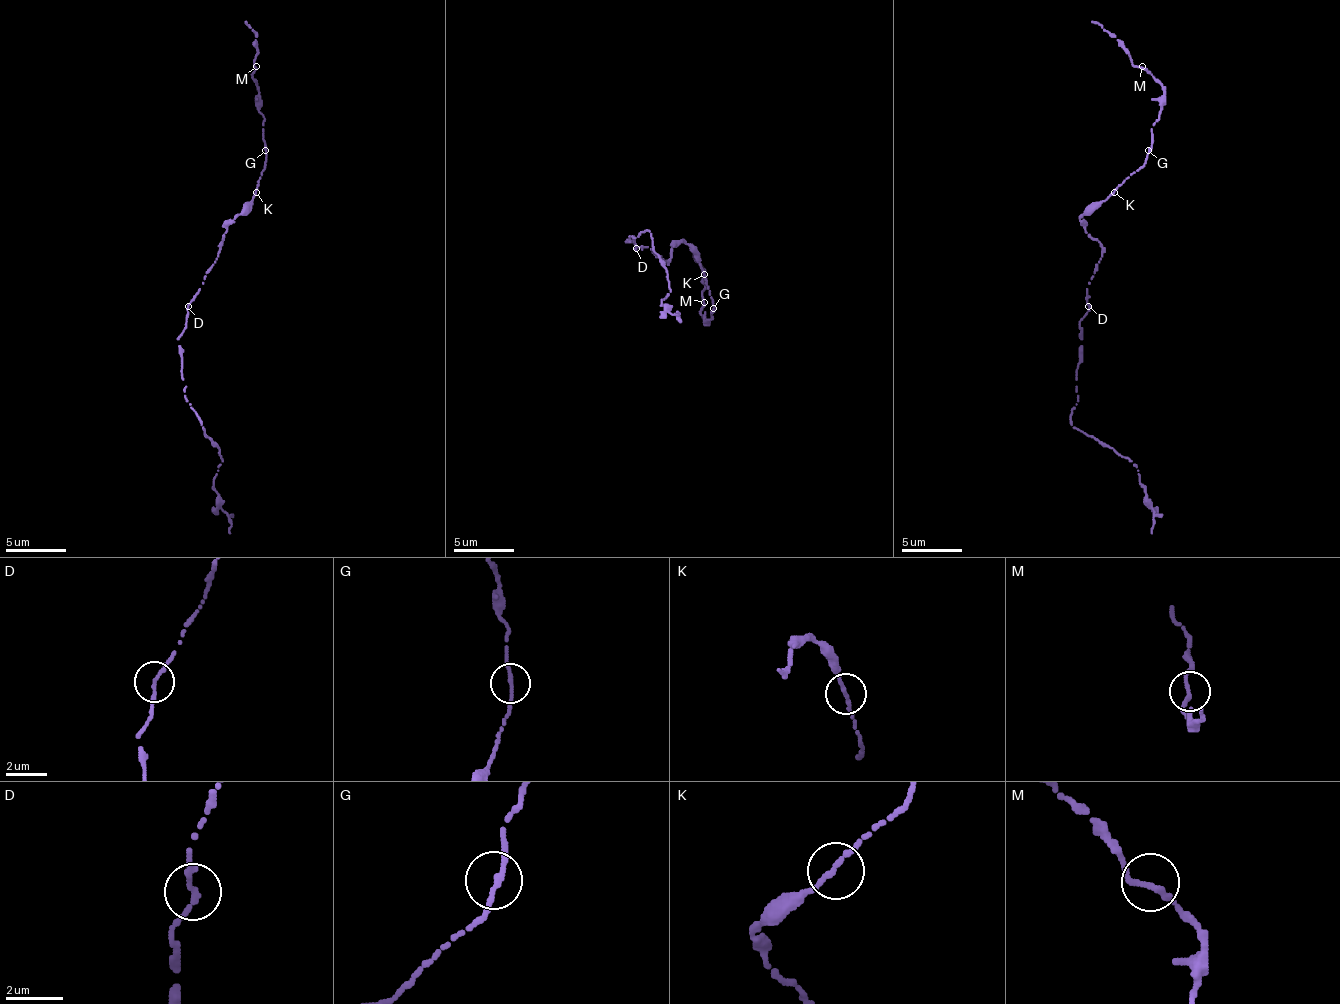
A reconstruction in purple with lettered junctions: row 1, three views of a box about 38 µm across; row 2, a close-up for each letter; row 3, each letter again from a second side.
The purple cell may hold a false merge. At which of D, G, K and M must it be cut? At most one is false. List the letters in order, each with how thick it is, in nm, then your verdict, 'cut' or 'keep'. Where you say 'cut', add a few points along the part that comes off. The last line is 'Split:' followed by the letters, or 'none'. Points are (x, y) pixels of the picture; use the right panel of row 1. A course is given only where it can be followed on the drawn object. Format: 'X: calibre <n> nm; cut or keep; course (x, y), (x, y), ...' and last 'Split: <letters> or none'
D: calibre 190 nm; keep
G: calibre 190 nm; keep
K: calibre 190 nm; keep
M: calibre 200 nm; keep
Split: none

